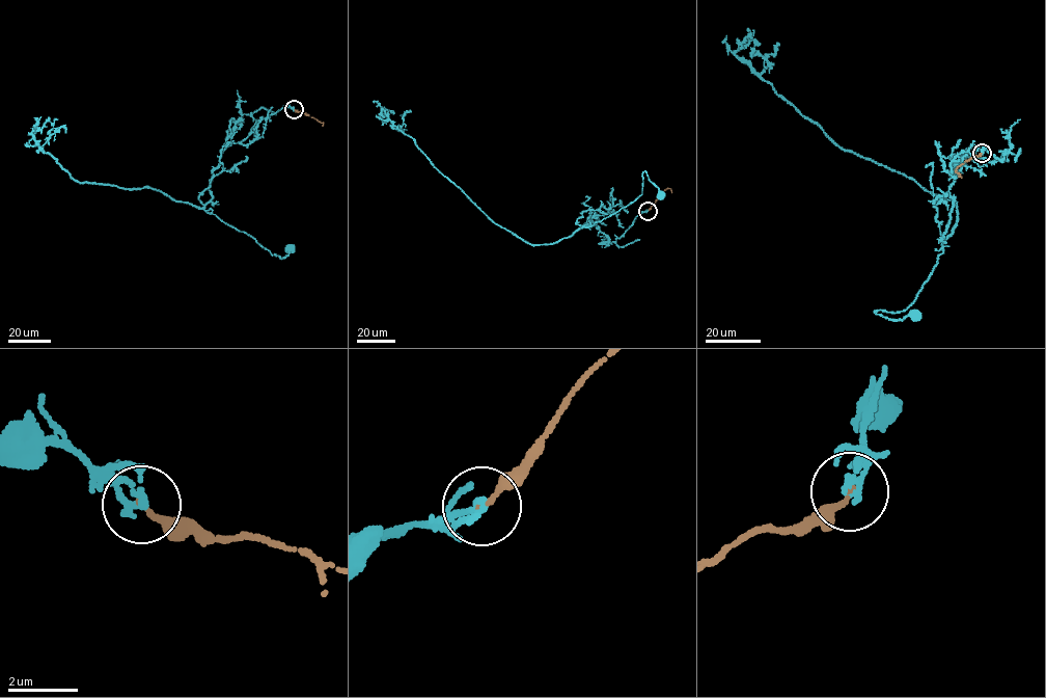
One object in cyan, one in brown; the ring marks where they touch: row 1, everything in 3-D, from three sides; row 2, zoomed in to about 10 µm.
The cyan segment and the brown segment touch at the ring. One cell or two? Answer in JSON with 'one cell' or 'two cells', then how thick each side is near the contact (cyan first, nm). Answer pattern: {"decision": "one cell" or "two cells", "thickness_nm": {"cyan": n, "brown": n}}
{"decision": "two cells", "thickness_nm": {"cyan": 220, "brown": 180}}

